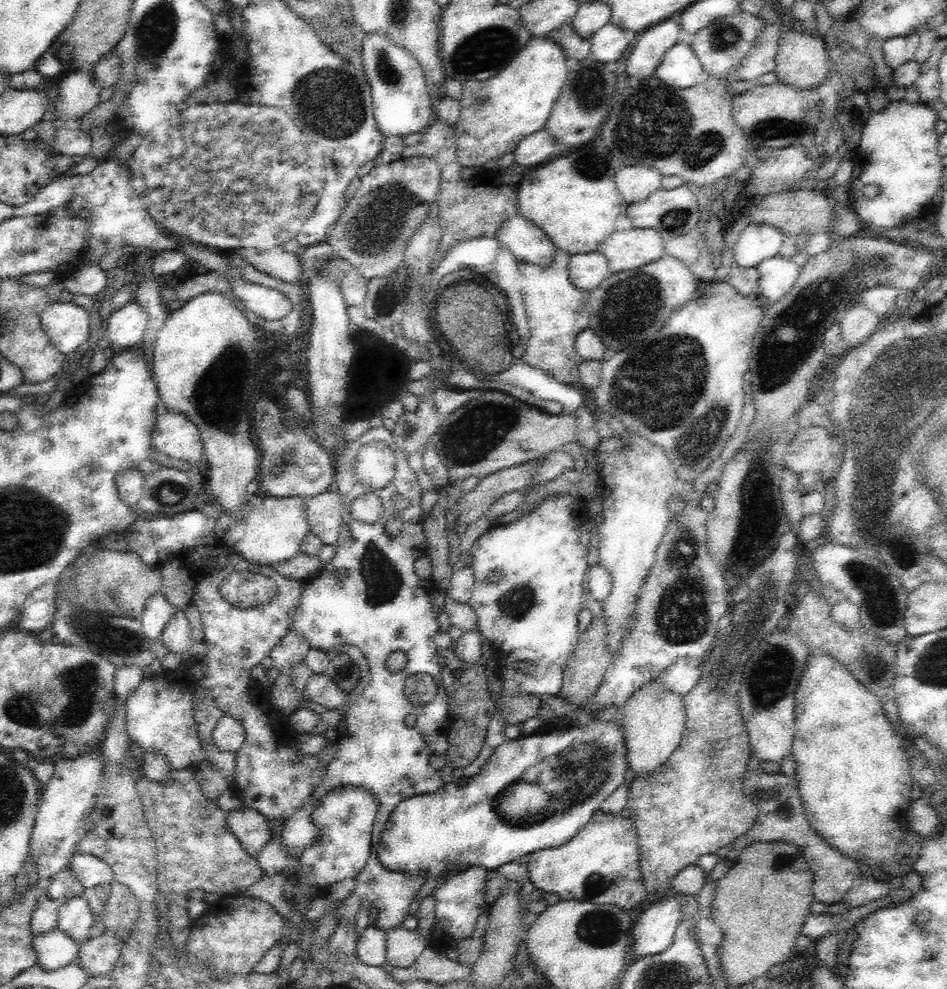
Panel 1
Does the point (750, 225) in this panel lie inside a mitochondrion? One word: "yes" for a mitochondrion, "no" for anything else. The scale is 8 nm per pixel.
no

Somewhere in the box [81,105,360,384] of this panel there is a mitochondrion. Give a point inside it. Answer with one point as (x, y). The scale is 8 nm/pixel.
(193, 202)

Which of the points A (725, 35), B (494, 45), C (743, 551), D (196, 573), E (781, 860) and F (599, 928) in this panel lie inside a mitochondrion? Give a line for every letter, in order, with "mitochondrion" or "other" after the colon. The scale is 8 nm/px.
A: mitochondrion
B: mitochondrion
C: other
D: other
E: mitochondrion
F: mitochondrion

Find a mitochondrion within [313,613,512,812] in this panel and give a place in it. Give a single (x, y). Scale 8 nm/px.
(396, 666)

